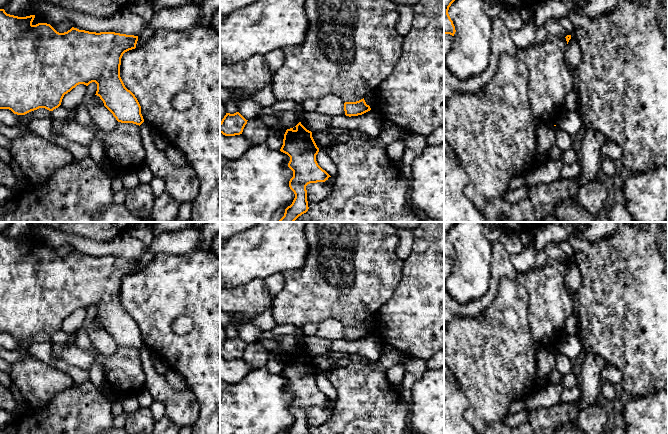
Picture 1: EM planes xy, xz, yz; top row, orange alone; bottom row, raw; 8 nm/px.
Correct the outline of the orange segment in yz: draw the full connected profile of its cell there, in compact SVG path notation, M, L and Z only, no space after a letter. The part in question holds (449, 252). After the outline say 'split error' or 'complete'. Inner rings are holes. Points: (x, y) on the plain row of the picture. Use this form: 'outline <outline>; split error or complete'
outline M444 222L444 258L450 258L452 260L454 260L456 254L453 245L448 238L448 234L455 223L456 222Z; complete

